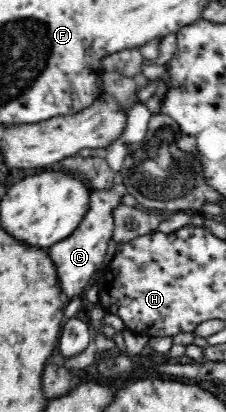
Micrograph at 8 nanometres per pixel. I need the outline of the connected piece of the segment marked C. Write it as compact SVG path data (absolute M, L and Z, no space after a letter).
M123 183L113 185L113 188L109 188L109 190L91 190L89 208L85 212L80 226L68 238L53 244L47 250L47 255L51 257L57 267L57 279L59 279L65 300L83 292L83 288L89 284L91 277L102 267L101 264L103 264L105 252L107 252L115 227L113 211L122 204L122 199L126 195L127 186Z

